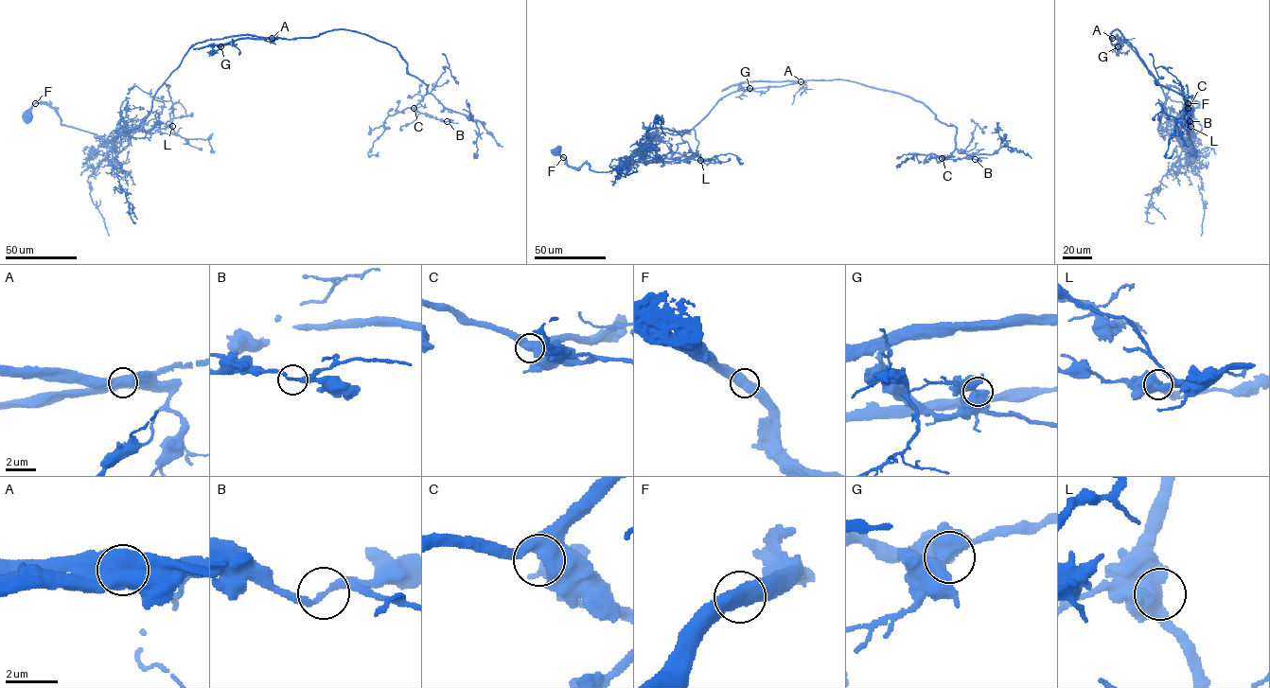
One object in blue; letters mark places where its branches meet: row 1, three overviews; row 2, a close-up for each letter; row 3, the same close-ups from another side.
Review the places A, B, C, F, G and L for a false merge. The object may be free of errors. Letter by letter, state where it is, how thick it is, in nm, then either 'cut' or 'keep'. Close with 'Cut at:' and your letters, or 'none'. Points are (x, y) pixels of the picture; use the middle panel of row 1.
A: place (801, 81); calibre 850 nm; cut
B: place (975, 159); calibre 240 nm; keep
C: place (942, 158); calibre 600 nm; keep
F: place (563, 157); calibre 650 nm; keep
G: place (749, 88); calibre 750 nm; keep
L: place (700, 160); calibre 600 nm; keep
Cut at: A

